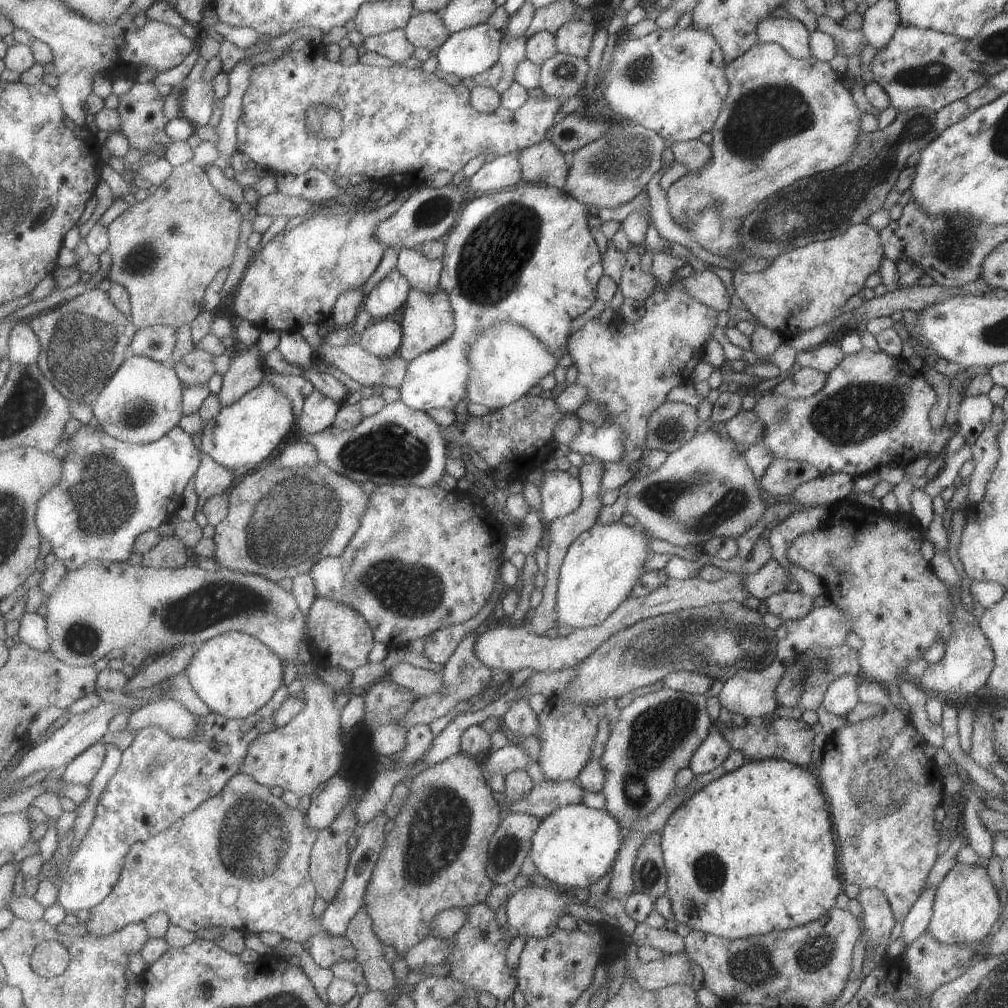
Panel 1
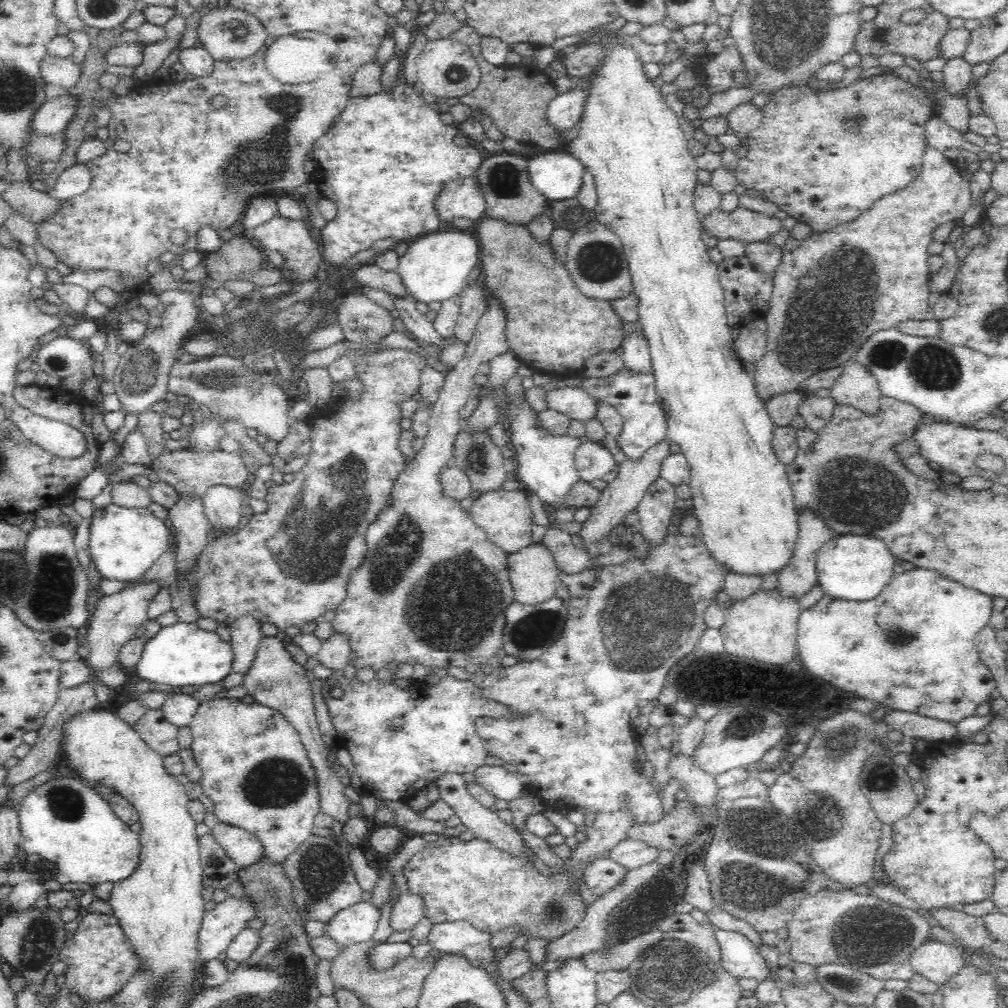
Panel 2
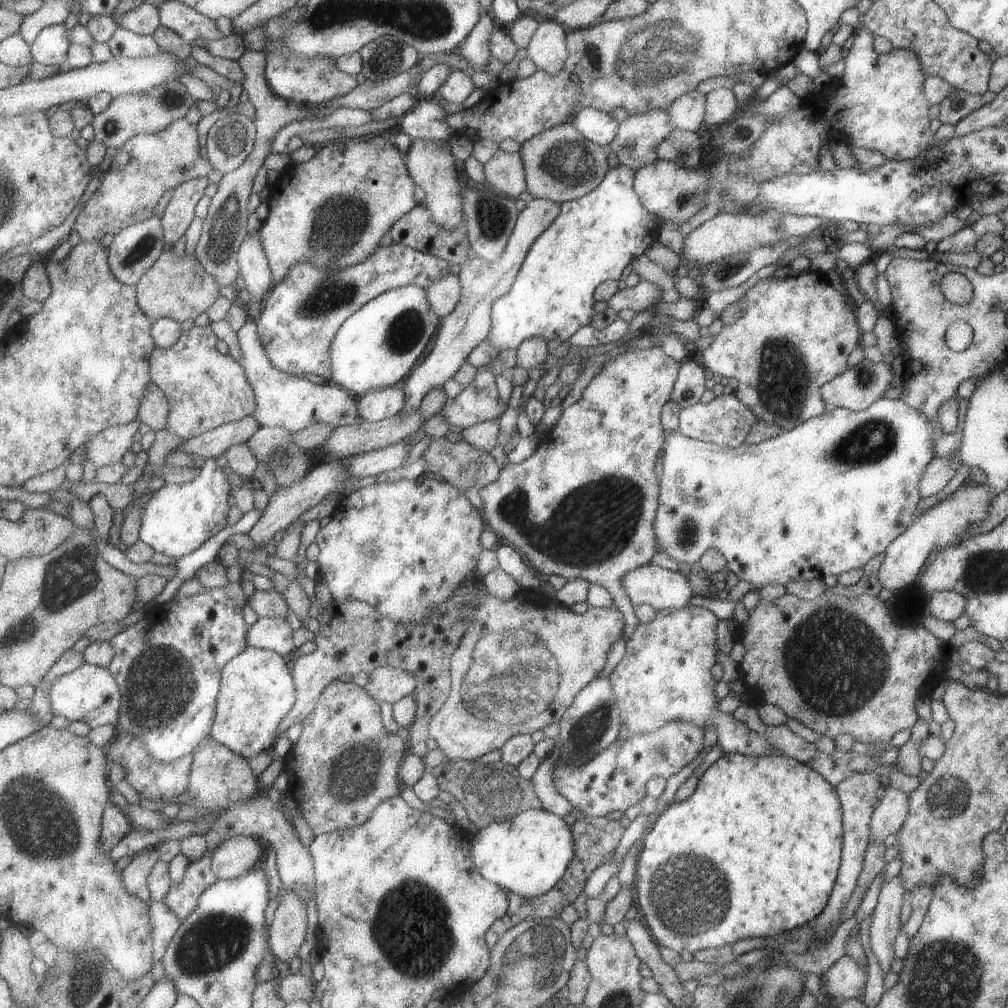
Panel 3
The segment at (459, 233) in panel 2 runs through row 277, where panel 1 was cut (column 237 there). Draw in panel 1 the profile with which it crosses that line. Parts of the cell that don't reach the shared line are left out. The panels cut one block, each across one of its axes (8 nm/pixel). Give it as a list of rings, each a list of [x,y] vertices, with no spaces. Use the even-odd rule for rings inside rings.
[[[266,384],[251,390],[236,404],[222,408],[219,415],[206,422],[202,451],[220,464],[236,470],[242,466],[260,467],[278,450],[298,425],[293,399],[280,386]]]

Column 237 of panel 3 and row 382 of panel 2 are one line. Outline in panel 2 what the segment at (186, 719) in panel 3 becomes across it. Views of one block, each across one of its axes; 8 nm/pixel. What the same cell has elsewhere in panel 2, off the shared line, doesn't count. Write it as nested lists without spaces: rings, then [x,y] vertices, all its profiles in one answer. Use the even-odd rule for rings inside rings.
[[[620,367],[614,374],[602,378],[583,378],[581,389],[597,403],[609,404],[624,421],[624,433],[618,444],[628,458],[640,458],[648,448],[652,448],[669,436],[666,404],[658,395],[654,369],[638,371],[630,367]]]

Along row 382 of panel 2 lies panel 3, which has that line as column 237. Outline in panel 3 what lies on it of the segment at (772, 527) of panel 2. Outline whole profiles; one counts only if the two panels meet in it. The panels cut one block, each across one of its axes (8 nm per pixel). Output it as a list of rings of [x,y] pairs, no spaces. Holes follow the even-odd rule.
[[[250,646],[229,662],[217,708],[214,738],[247,759],[268,754],[281,737],[281,724],[297,705],[297,680],[283,654]]]

